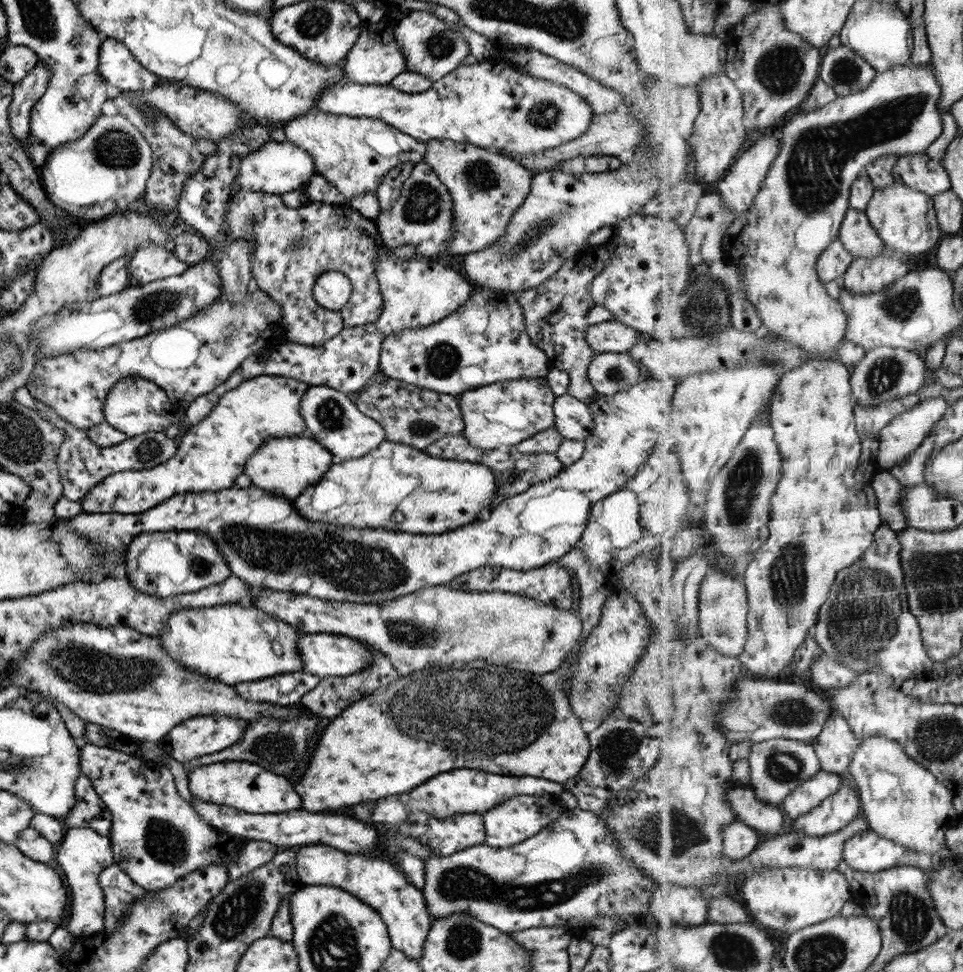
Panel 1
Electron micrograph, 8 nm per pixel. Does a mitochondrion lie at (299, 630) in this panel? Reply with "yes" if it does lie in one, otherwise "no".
no

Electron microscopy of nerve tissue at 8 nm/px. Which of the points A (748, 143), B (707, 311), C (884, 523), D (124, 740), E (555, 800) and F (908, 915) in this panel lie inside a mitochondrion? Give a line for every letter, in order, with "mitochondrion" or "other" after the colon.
A: other
B: mitochondrion
C: other
D: other
E: other
F: mitochondrion

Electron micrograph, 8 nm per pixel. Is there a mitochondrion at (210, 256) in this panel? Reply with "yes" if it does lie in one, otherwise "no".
no

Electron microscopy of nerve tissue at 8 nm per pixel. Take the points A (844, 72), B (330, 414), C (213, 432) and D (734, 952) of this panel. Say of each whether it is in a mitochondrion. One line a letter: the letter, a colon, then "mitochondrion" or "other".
A: mitochondrion
B: mitochondrion
C: other
D: mitochondrion

